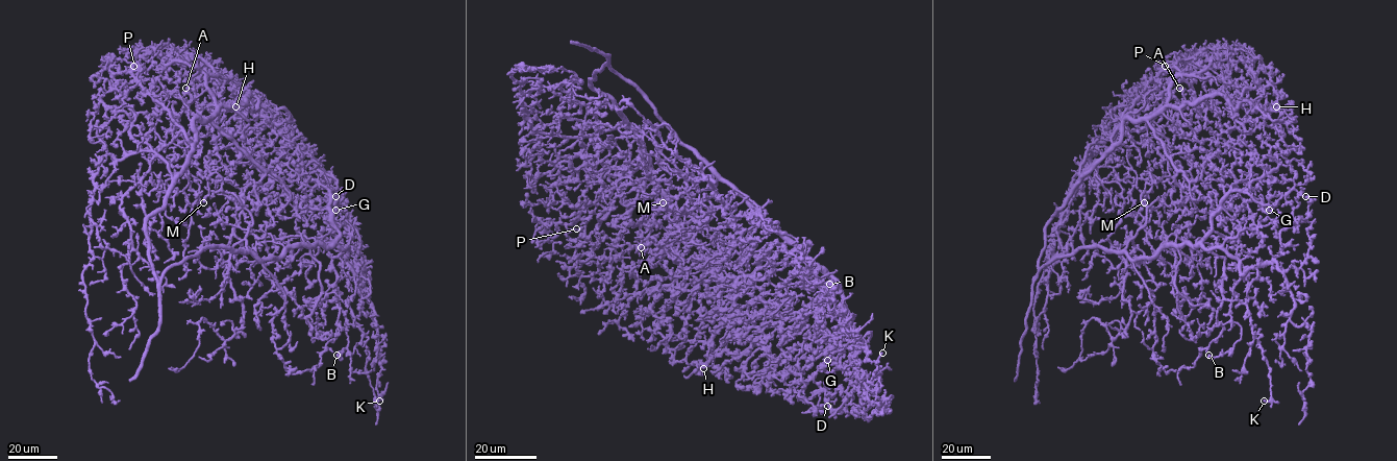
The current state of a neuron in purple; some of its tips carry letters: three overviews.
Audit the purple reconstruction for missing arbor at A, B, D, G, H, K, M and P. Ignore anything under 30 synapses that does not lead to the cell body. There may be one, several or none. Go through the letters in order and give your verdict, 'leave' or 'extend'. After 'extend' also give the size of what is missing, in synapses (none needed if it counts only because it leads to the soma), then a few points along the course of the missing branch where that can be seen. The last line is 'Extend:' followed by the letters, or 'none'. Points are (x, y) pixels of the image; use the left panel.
A: leave
B: leave
D: leave
G: leave
H: leave
K: leave
M: leave
P: leave
Extend: none

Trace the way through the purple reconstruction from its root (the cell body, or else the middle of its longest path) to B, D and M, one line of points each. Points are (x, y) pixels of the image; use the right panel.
B: (1045, 265), (1094, 247), (1140, 260), (1192, 244), (1222, 257), (1222, 294), (1241, 336), (1227, 352), (1208, 355)
D: (1045, 265), (1192, 244), (1243, 273), (1280, 252), (1305, 196)
M: (1045, 265), (1080, 248), (1122, 250), (1146, 222), (1141, 195), (1151, 187), (1149, 172), (1144, 202)

